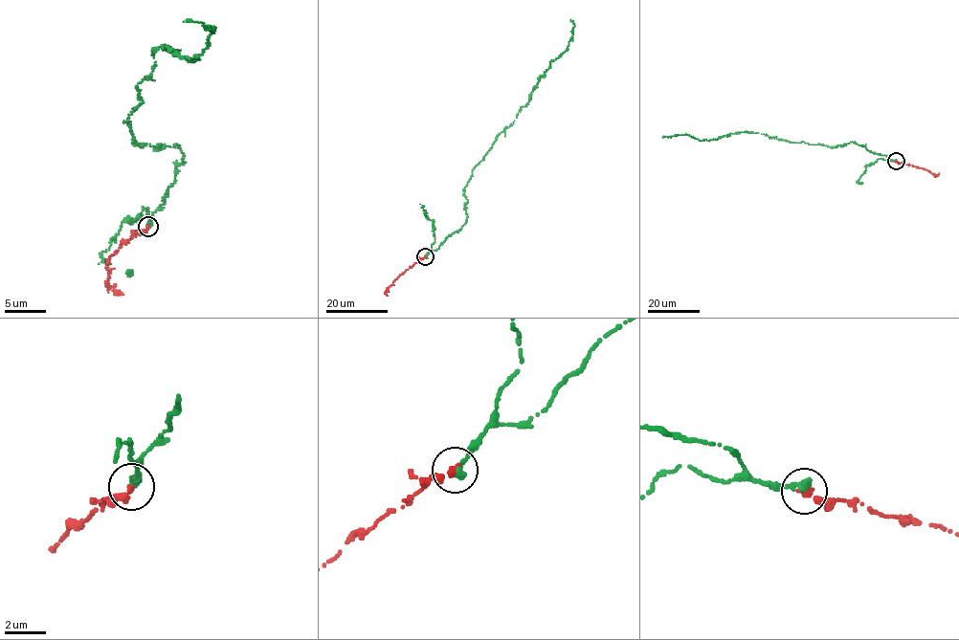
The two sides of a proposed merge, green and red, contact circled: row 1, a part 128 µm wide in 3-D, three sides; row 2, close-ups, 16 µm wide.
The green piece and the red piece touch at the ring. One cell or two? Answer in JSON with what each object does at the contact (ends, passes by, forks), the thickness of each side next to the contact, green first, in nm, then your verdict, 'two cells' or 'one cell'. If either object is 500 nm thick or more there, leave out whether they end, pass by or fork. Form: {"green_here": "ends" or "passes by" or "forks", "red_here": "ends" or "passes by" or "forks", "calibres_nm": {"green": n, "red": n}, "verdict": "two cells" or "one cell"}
{"green_here": "ends", "red_here": "ends", "calibres_nm": {"green": 400, "red": 320}, "verdict": "one cell"}

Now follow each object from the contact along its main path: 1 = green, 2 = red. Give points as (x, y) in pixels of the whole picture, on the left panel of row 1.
1: (147, 225), (183, 153), (132, 142), (123, 121), (151, 50), (204, 52), (213, 30), (183, 21)
2: (147, 227), (123, 240), (109, 256), (107, 286), (116, 284)

